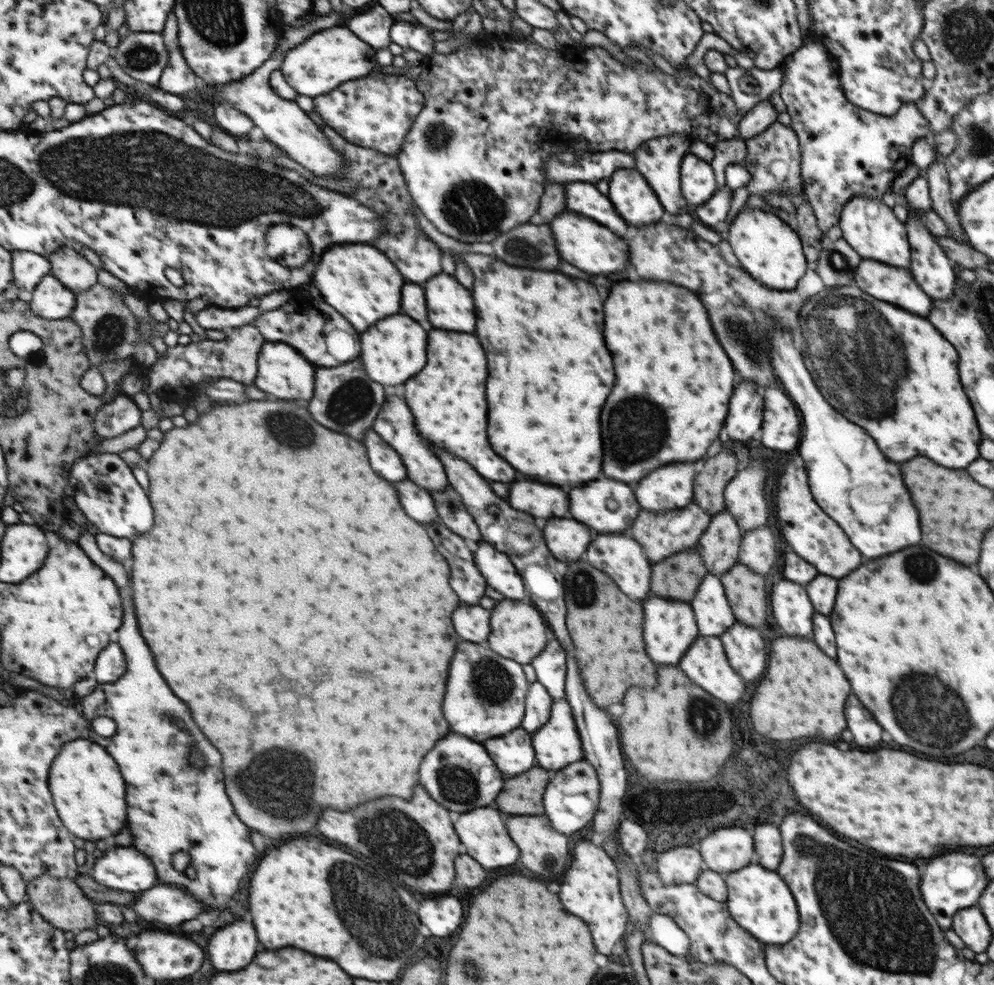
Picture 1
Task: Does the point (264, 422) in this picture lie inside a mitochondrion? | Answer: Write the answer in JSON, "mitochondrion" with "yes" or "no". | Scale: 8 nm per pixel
{"mitochondrion":"yes"}

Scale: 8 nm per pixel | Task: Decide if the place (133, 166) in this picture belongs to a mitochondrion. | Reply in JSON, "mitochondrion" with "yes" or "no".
{"mitochondrion":"yes"}

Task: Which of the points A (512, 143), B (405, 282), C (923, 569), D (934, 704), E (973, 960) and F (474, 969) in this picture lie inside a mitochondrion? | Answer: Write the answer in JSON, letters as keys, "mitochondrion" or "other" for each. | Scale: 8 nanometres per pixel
{"A":"mitochondrion","B":"other","C":"mitochondrion","D":"mitochondrion","E":"other","F":"mitochondrion"}

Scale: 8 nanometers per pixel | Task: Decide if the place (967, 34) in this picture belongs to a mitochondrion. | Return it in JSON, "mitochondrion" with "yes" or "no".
{"mitochondrion":"yes"}

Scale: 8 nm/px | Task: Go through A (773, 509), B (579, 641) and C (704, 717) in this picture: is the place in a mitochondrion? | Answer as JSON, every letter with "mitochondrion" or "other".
{"A":"other","B":"other","C":"mitochondrion"}

